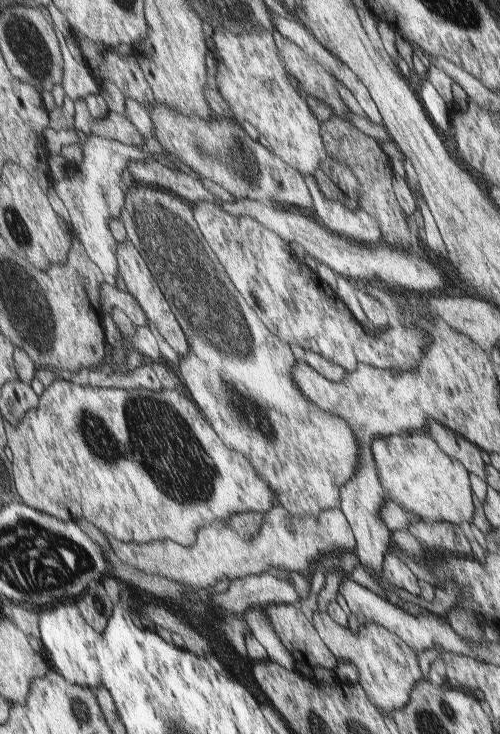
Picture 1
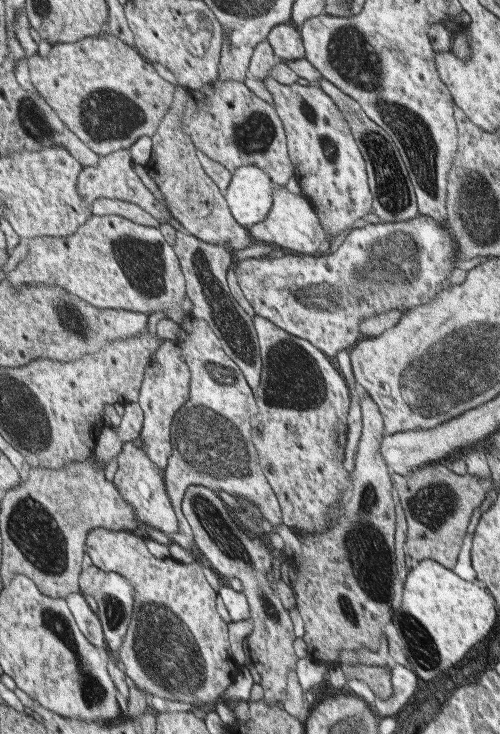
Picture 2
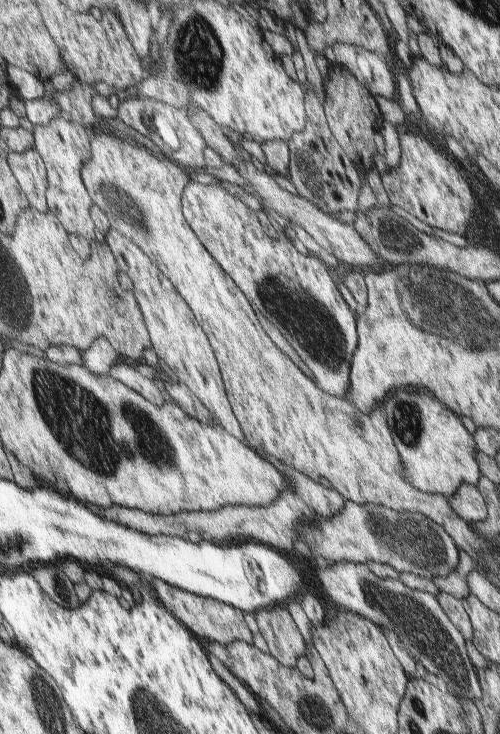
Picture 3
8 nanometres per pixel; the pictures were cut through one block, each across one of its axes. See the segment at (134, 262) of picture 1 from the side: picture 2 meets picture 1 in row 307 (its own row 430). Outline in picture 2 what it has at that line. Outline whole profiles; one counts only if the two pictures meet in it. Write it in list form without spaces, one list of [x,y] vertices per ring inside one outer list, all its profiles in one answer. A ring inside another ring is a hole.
[[[167,339],[154,355],[148,365],[140,404],[146,412],[146,424],[140,436],[143,447],[150,459],[161,468],[169,468],[171,457],[174,455],[173,426],[178,411],[189,401],[192,392],[192,368],[183,356],[184,348],[180,348],[177,340]]]

